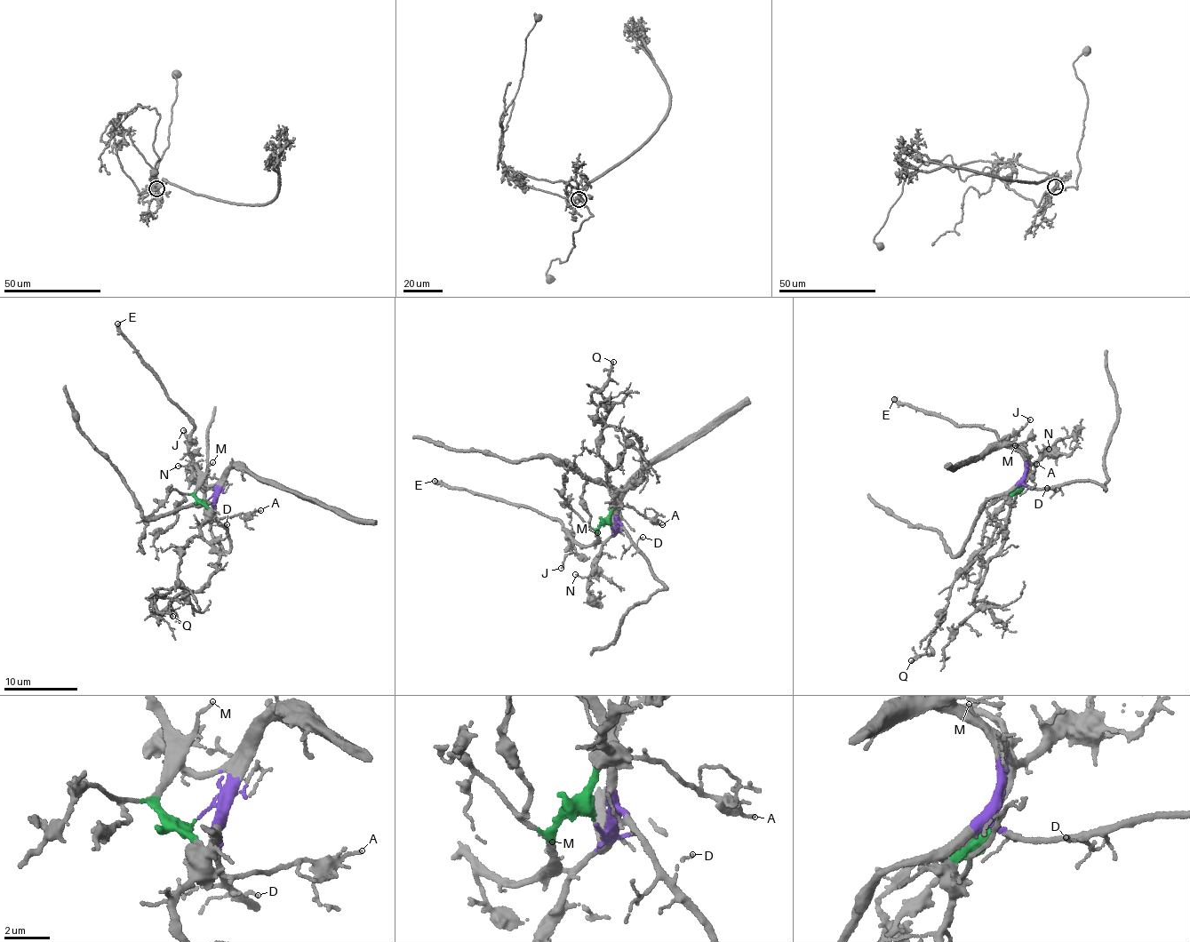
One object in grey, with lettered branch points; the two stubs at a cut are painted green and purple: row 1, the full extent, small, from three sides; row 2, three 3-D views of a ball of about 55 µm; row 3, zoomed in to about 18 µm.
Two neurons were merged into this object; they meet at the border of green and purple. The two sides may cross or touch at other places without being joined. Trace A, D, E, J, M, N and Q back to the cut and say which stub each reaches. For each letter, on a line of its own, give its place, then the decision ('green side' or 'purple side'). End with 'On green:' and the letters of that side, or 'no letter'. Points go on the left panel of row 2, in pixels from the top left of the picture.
A: (260, 510) | green side
D: (227, 524) | purple side
E: (117, 323) | green side
J: (183, 430) | green side
M: (212, 462) | green side
N: (178, 466) | purple side
Q: (172, 616) | green side
On green: A, E, J, M, Q

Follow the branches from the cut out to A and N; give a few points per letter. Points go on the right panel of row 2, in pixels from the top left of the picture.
A: (1023, 482), (1011, 497), (1012, 501), (1037, 464)
N: (1024, 482), (1027, 464), (1036, 462), (1049, 450)

